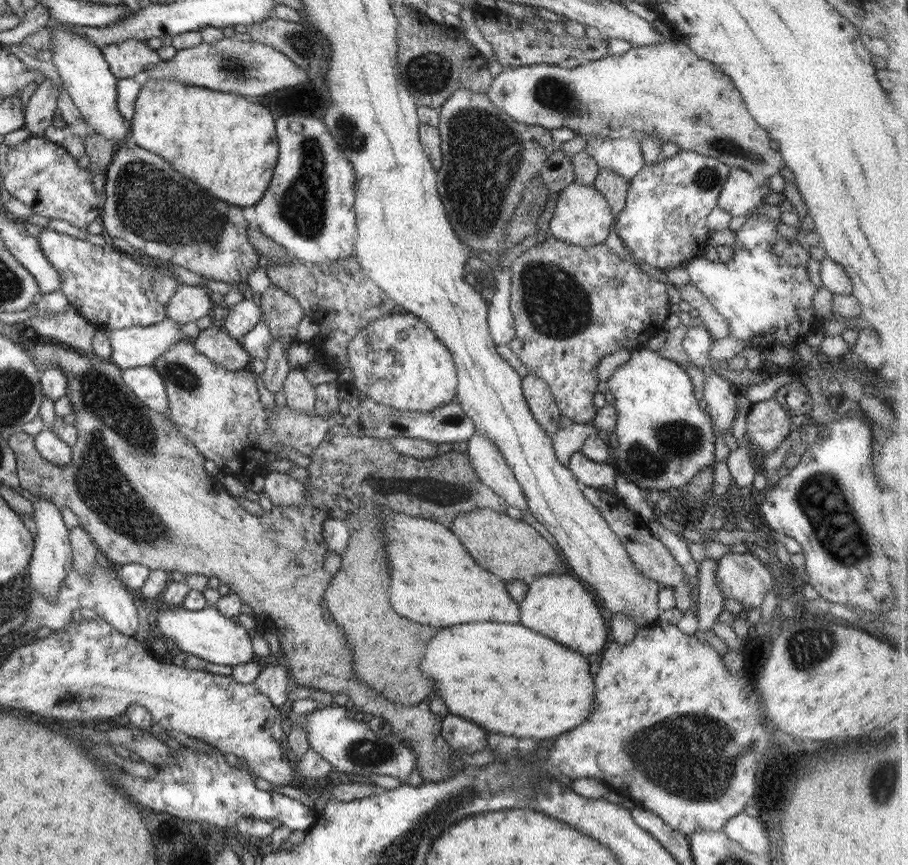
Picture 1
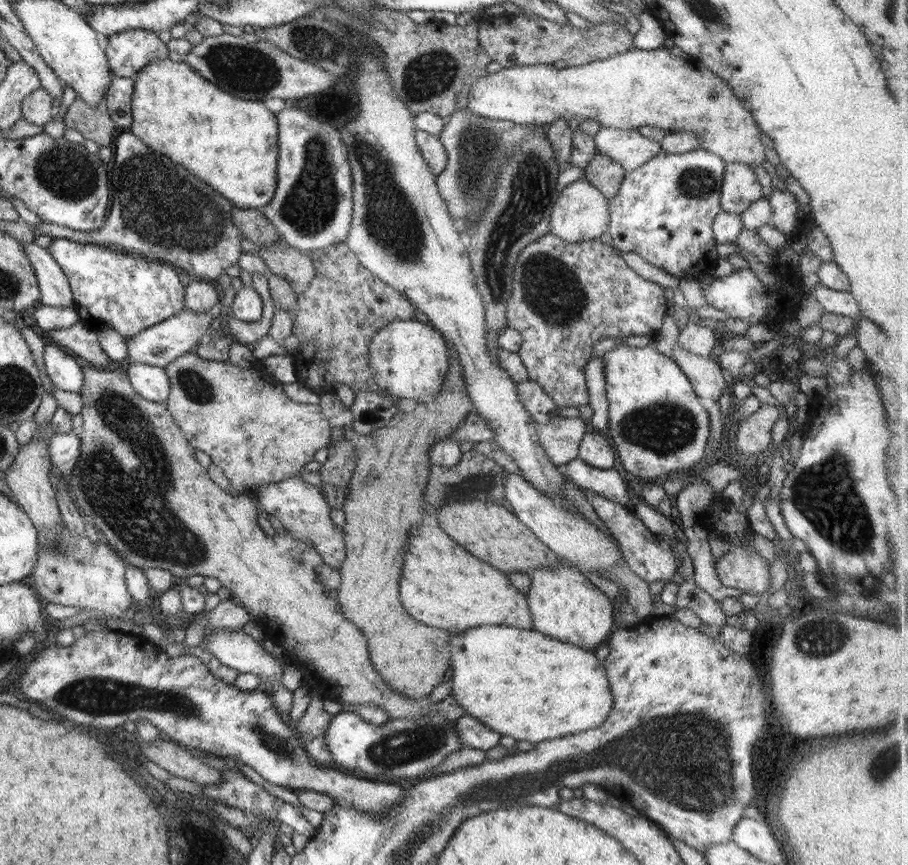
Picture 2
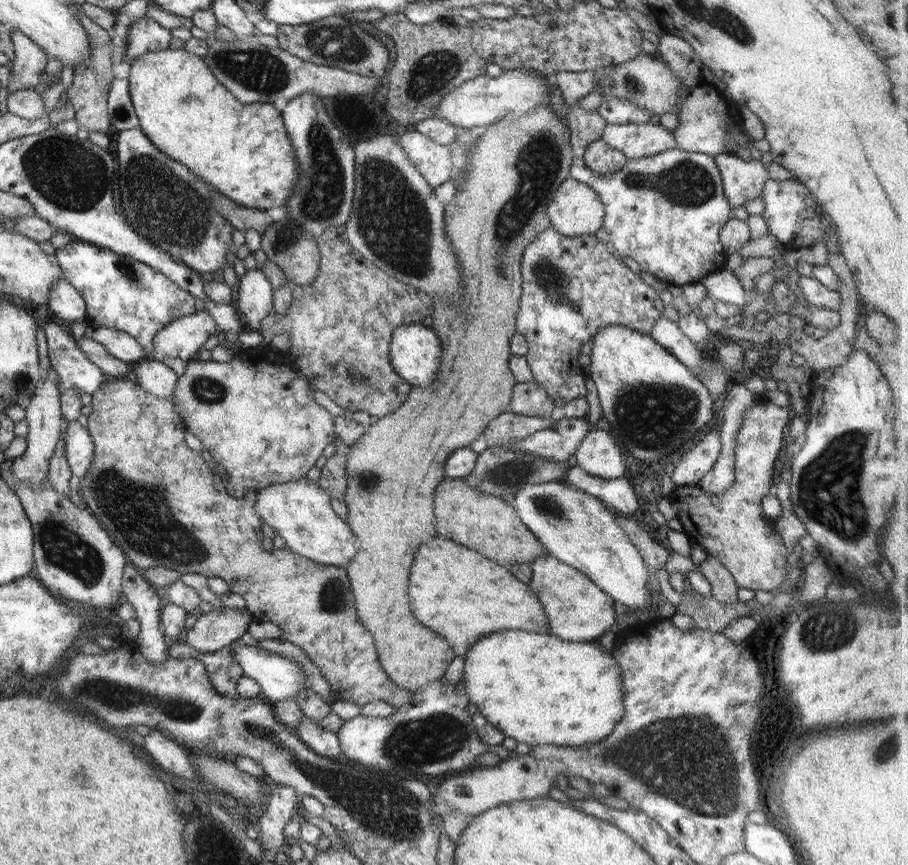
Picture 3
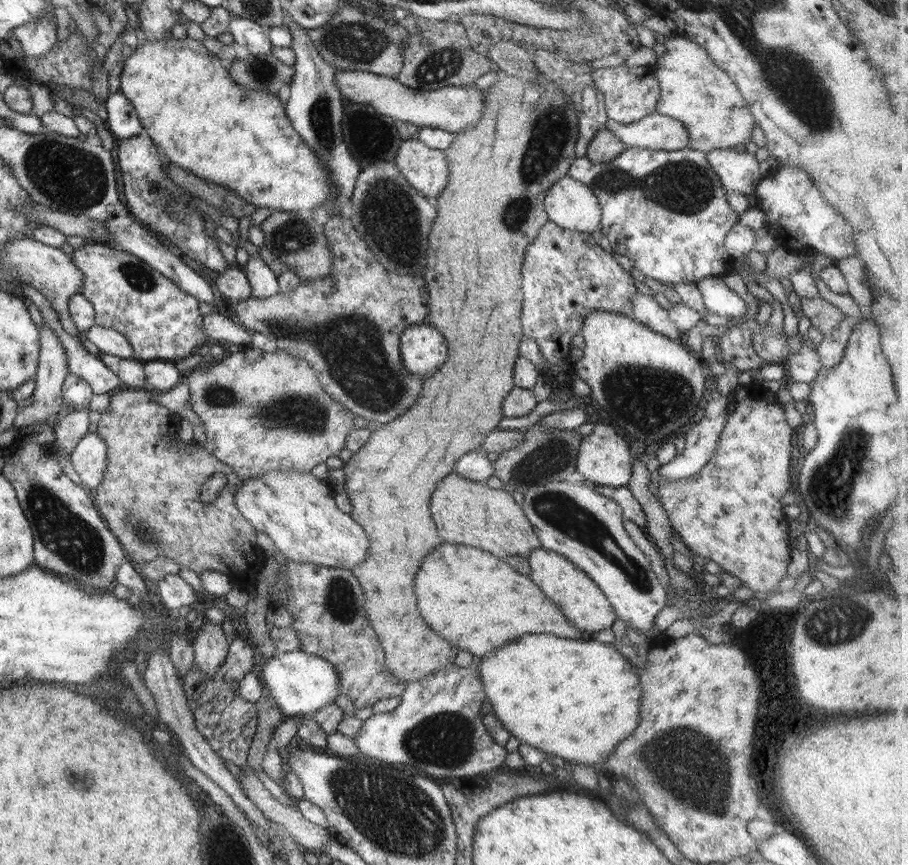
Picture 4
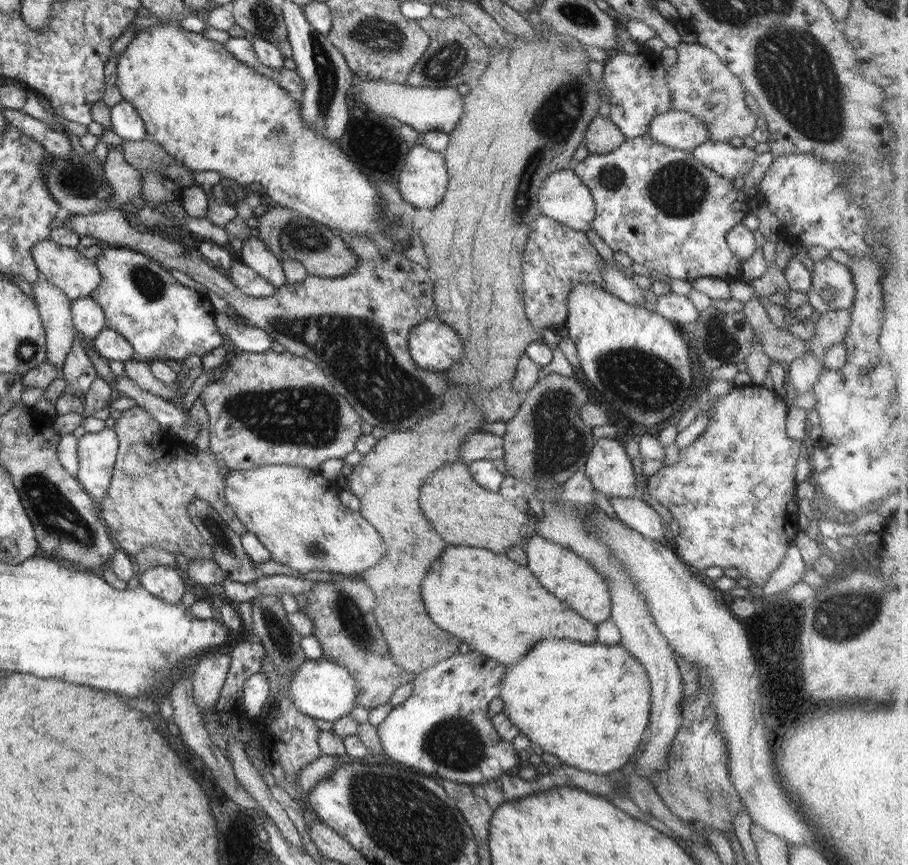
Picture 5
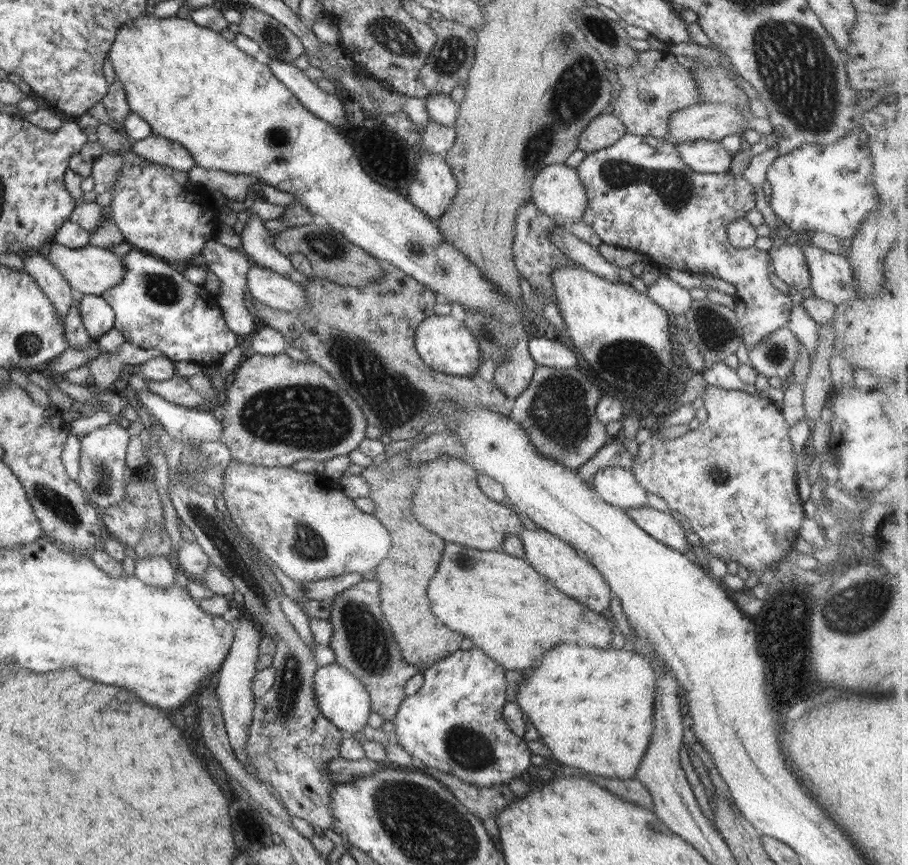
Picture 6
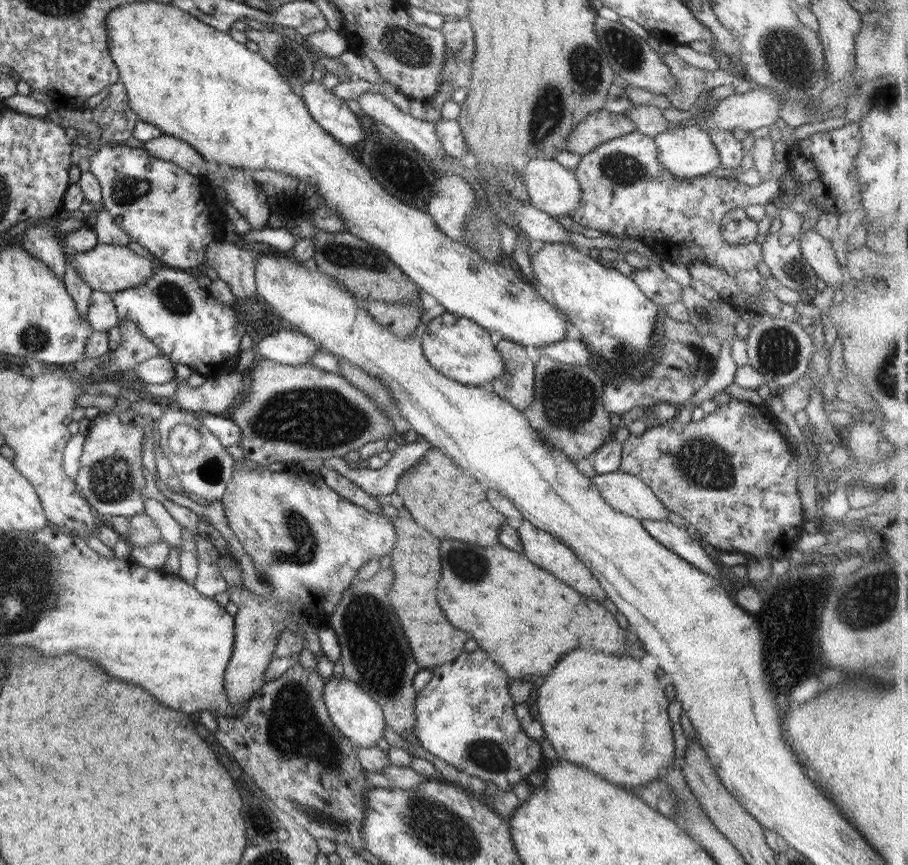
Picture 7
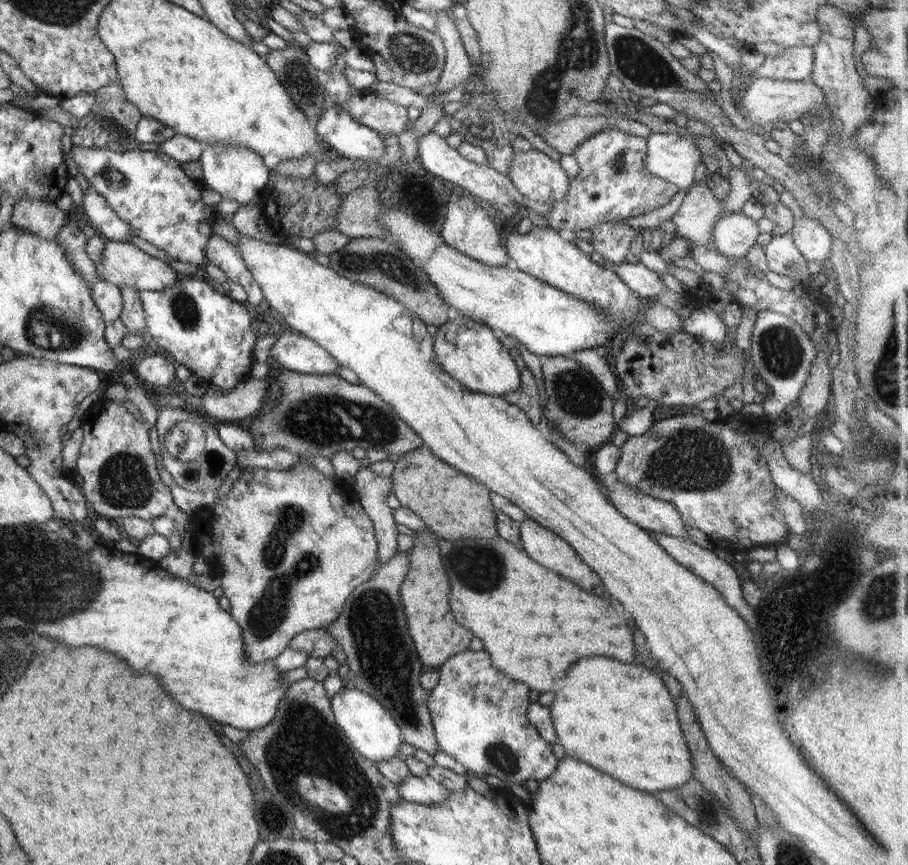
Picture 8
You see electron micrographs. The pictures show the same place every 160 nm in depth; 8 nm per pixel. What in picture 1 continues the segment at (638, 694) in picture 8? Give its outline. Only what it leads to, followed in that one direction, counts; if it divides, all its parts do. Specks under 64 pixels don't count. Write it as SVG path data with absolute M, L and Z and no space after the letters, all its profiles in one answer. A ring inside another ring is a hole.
M472 622L472 624L460 624L460 626L450 626L442 628L434 634L430 640L426 652L420 661L420 670L428 678L434 681L435 692L433 696L439 696L445 701L447 709L452 714L458 714L466 720L472 720L474 724L482 726L488 732L498 732L498 734L510 734L516 738L554 738L558 734L564 734L566 730L572 730L575 726L581 725L589 715L591 702L595 699L594 676L590 673L590 664L586 655L580 654L571 648L562 646L550 638L544 638L542 634L536 634L533 630L522 626L520 623L498 624L498 622Z

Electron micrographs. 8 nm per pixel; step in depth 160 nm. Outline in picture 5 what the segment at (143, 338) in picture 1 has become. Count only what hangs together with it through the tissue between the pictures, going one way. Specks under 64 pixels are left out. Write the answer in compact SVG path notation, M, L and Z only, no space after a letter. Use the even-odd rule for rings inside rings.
M220 311L215 312L214 320L218 332L226 338L229 347L239 348L245 353L271 349L274 340L264 330Z

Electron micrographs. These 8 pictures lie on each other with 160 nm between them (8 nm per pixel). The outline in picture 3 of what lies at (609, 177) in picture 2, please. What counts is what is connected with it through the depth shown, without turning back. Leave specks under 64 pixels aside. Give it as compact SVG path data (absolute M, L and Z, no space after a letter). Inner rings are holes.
M601 138L587 146L582 159L596 176L611 176L628 161L619 150L612 150Z

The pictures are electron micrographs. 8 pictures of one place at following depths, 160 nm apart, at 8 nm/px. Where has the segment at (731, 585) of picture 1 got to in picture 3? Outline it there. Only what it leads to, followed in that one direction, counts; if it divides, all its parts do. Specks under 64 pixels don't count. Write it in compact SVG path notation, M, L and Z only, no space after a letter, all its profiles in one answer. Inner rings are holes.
M761 396L756 405L744 411L742 425L738 431L735 448L735 481L726 491L720 494L710 494L697 487L697 483L676 487L676 492L670 498L677 508L677 518L681 522L686 536L694 543L698 556L712 555L717 558L731 573L740 588L750 588L754 591L778 592L780 584L786 576L786 561L788 552L778 537L773 521L762 511L761 502L769 494L773 484L772 474L778 452L782 448L785 430L792 421L793 411L790 407L772 404Z

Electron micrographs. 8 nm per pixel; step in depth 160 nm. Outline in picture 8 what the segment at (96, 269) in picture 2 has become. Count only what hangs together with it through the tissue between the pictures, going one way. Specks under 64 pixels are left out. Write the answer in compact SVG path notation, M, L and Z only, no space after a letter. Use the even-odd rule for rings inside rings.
M182 276L172 286L167 286L161 291L141 290L139 301L142 302L145 312L151 346L164 348L177 364L184 364L192 374L203 378L208 387L232 390L250 376L250 367L255 362L253 350L256 334L252 332L252 316L244 303L216 292L210 283L186 276Z

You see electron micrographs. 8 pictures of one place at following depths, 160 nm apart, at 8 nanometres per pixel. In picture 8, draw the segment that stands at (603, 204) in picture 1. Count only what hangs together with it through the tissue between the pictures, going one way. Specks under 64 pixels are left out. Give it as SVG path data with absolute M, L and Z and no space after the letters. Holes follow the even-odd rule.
M538 147L535 151L530 150L515 153L513 161L509 164L508 176L512 179L518 192L524 197L540 203L546 202L546 204L552 206L566 199L571 179L558 161L548 157L544 148Z

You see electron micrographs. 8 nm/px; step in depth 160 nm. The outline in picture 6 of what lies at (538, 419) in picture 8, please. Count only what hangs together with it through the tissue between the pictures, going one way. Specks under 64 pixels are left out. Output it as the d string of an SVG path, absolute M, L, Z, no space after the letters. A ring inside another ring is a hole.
M528 338L519 340L511 348L503 351L505 360L496 364L493 381L506 394L506 398L516 399L530 386L536 362L528 348Z

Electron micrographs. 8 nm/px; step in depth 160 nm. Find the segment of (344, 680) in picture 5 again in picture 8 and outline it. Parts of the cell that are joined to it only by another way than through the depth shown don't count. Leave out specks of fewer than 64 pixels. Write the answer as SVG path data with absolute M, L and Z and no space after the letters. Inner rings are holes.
M345 686L331 696L331 709L335 721L354 748L370 759L373 763L398 757L399 746L403 742L400 727L392 715L373 696L358 690L356 687Z

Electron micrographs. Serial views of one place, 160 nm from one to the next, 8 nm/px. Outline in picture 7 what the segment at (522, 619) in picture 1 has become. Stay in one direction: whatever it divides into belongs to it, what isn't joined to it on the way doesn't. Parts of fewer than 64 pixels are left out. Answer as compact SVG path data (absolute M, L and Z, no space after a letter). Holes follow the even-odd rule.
M522 519L519 523L515 524L515 527L524 548L524 556L530 562L534 562L536 566L540 566L546 572L554 574L558 580L562 580L564 584L572 586L582 596L592 598L594 602L606 600L606 594L600 588L600 582L592 576L592 571L566 545L562 544L562 542L549 533L538 529L532 523L528 522L528 520Z

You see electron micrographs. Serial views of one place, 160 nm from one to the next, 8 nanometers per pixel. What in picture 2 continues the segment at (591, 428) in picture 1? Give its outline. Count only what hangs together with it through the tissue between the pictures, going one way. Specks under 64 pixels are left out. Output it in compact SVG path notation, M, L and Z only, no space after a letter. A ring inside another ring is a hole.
M559 417L544 425L536 424L539 441L550 462L560 466L578 459L580 441L590 432L588 422L582 418Z

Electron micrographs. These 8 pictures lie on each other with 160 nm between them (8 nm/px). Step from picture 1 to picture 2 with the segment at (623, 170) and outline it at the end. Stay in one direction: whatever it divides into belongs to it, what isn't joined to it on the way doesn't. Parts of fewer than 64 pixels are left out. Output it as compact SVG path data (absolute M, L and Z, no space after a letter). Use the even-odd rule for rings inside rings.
M601 128L593 139L597 152L621 164L626 172L640 168L662 151L659 142L642 136L638 129Z

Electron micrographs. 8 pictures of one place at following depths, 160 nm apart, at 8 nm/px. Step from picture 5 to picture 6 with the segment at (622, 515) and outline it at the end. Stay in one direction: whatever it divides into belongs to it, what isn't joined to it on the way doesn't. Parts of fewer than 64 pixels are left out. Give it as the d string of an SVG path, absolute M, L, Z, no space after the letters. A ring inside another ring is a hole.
M648 505L627 508L625 513L648 535L678 552L691 557L693 547L687 542L682 519L671 511L664 512Z

